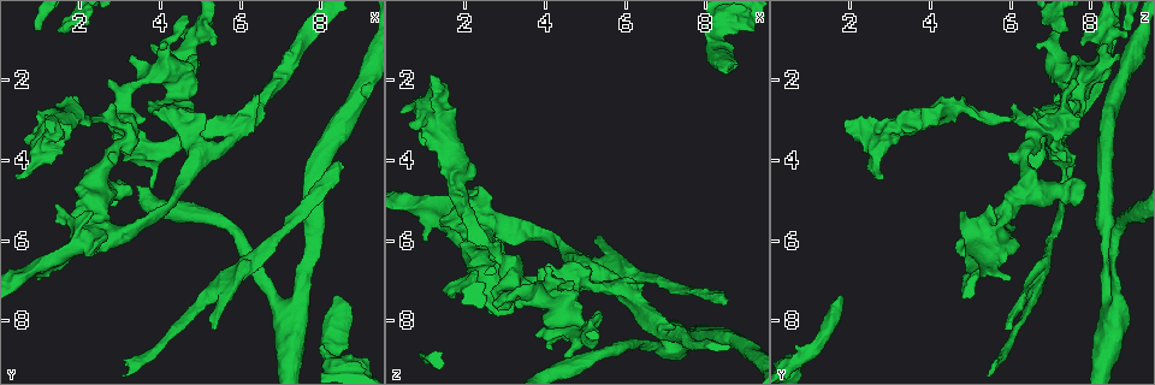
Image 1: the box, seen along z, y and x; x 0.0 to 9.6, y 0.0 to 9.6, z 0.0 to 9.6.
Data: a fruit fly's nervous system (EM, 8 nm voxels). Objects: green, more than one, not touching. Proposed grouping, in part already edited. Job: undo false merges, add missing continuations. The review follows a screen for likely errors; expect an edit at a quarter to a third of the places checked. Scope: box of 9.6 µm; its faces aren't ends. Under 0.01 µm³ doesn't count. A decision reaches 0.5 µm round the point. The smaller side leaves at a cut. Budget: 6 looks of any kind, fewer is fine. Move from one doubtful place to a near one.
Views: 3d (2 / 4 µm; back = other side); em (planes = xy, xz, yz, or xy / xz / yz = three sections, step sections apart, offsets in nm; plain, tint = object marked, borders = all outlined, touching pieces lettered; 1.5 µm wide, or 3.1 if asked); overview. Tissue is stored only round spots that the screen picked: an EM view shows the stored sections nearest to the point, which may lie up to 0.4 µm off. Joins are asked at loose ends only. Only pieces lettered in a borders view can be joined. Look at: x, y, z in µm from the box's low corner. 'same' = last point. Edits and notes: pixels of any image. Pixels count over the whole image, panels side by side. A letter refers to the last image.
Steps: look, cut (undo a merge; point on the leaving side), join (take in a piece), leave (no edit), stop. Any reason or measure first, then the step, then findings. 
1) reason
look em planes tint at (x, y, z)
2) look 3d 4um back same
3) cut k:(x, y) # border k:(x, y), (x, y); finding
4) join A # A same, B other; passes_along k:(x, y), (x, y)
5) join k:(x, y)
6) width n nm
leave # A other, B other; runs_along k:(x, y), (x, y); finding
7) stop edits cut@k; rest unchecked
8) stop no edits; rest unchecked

narrows sharply
look em planes borders at (8.90, 2.15, 8.75)

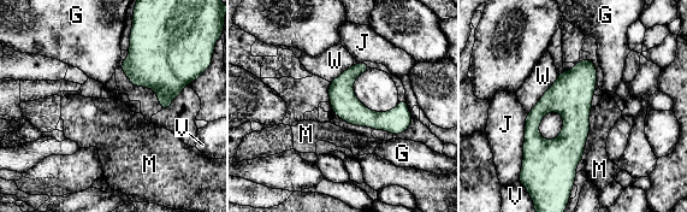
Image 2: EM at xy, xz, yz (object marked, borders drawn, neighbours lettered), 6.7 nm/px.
width 190 nm
leave # G other, J other, M other, V other, W other; runs_along 2:(587, 63), (575, 88), (569, 178); continuous, no second neuron

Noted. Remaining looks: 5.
an open end
look 3d 4um at (2.30, 5.25, 4.70)

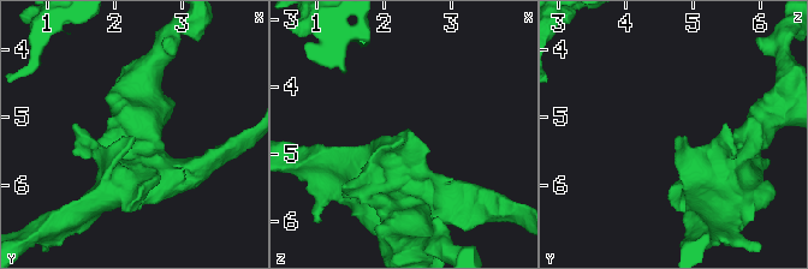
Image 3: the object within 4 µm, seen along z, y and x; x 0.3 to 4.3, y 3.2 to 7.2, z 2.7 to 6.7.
now the EM
look em xz step 8 borders at (2.30, 5.30, 4.75)

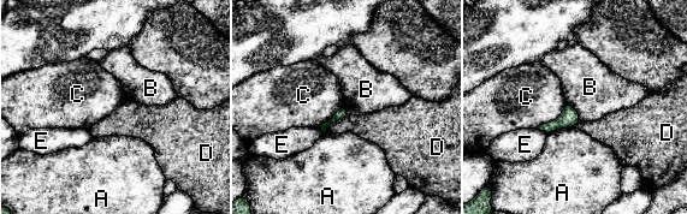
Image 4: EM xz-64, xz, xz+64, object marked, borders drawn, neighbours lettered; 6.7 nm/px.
longest_contact C 280 nm
leave # A other, B other, C other, D other, E other; border 4:(567, 102), (574, 108), (580, 119); no lettered piece goes on from it

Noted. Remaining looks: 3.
branch stops here
look em xy step 8 borders at (1.15, 3.15, 1.90)

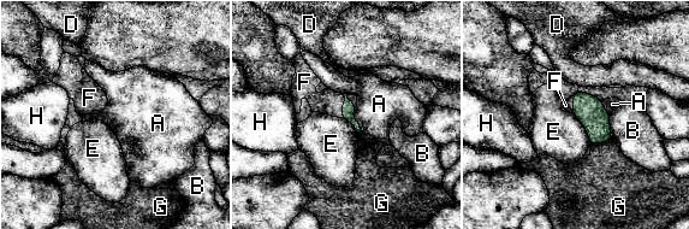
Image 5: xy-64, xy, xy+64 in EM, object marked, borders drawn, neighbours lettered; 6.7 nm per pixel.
join F # A other, B other, D other, E other, F same, G other, H other; passes_along 5:(348, 105), (343, 106), (328, 101); it goes on there

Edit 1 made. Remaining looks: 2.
stop edits join@5; rest unchecked

